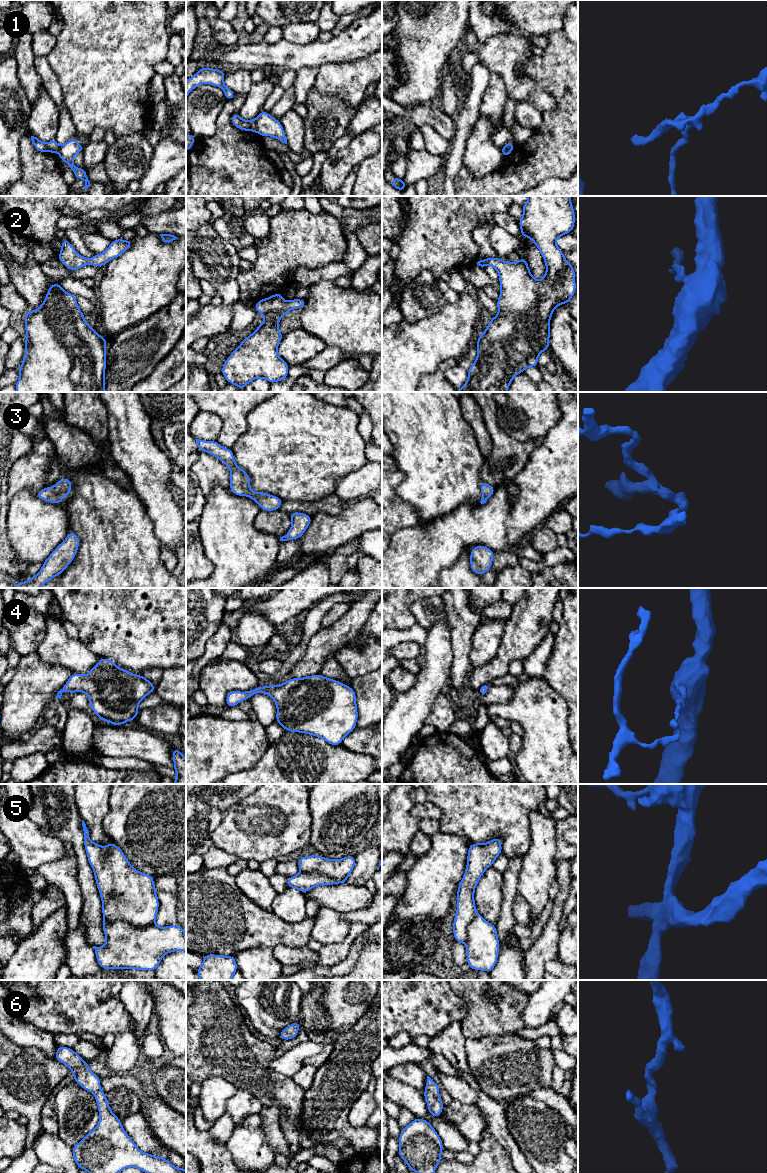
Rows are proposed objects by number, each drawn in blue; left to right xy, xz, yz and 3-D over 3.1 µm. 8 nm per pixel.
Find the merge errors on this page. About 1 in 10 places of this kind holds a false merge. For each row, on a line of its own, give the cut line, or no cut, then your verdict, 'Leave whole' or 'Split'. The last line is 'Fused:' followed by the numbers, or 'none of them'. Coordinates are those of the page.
1: Split along xz (254, 119), (257, 131). Split
2: No split. Leave whole
3: No split. Leave whole
4: No split. Leave whole
5: Split along xy (104, 917), (110, 920), (123, 920), (140, 926), (154, 924). Split
6: No split. Leave whole
Fused: 1, 5

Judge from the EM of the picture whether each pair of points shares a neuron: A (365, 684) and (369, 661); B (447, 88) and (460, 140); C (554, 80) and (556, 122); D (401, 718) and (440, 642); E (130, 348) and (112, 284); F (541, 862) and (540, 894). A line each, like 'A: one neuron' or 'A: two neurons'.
A: two neurons
B: two neurons
C: one neuron
D: one neuron
E: two neurons
F: one neuron

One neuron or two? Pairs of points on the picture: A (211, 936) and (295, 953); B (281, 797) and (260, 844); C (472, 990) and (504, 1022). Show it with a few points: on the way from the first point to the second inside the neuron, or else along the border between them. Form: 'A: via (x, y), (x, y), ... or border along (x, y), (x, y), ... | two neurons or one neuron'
A: border along (295, 946), (274, 946), (272, 948) | two neurons
B: via (266, 803), (262, 804), (262, 825), (258, 829) | one neuron
C: via (478, 998), (496, 1016) | one neuron

